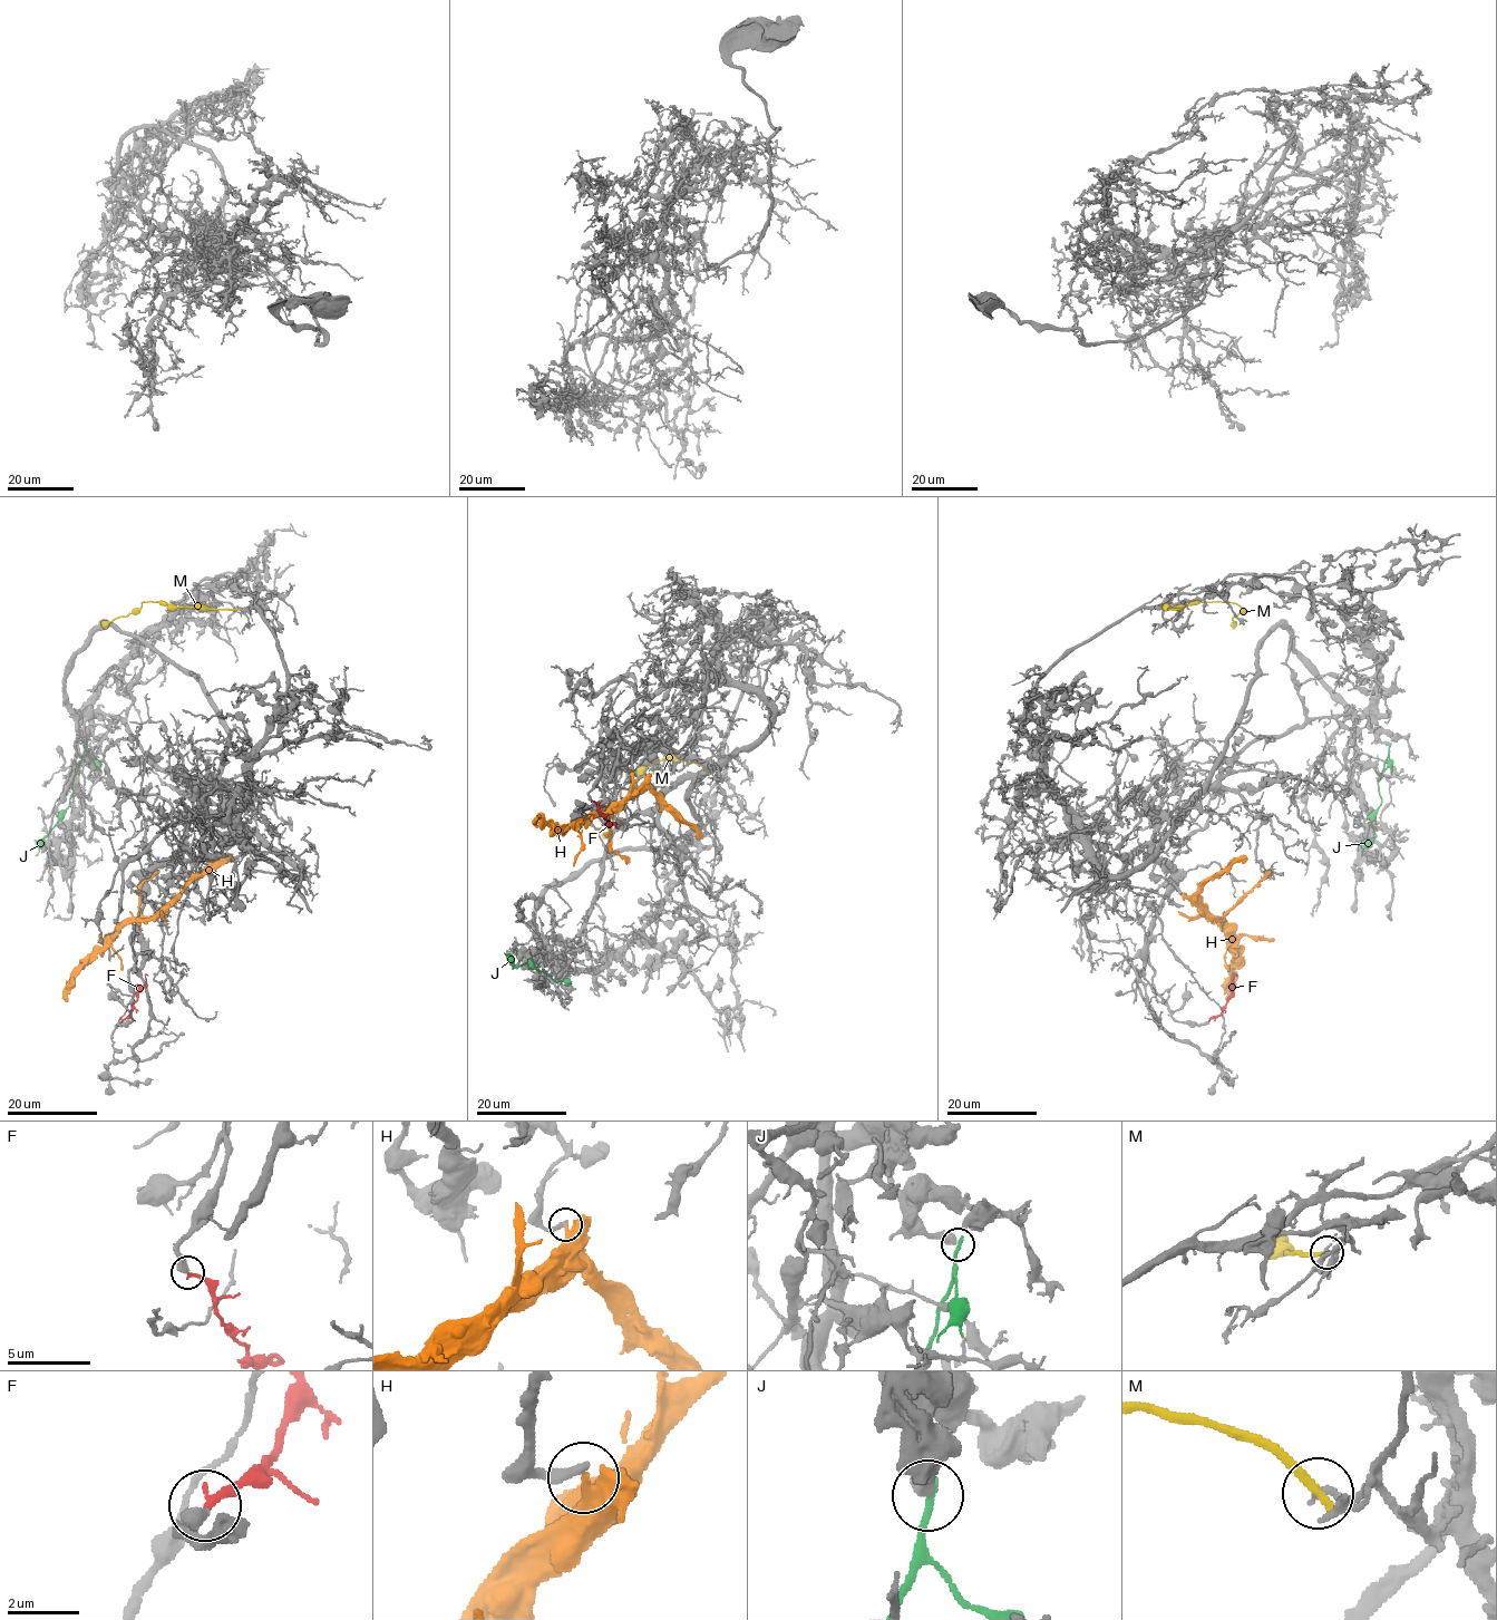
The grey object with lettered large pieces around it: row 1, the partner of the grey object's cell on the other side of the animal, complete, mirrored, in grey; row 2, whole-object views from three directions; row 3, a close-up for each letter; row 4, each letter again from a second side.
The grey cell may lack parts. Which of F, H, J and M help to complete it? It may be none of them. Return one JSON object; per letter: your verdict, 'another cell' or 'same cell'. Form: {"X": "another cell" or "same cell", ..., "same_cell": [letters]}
{"F": "same cell", "H": "another cell", "J": "another cell", "M": "another cell", "same_cell": ["F"]}

